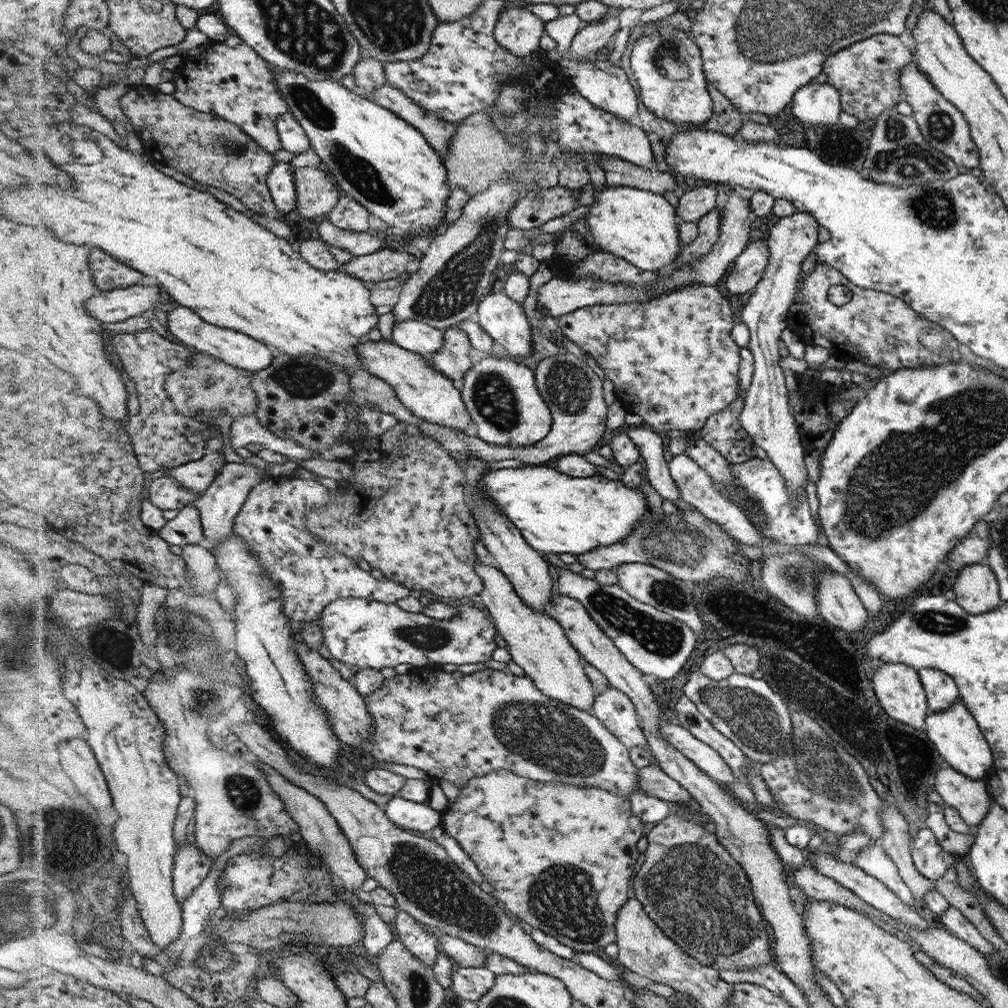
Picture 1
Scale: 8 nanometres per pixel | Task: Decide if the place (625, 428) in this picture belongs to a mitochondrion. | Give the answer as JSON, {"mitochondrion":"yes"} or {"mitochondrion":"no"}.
{"mitochondrion":"no"}

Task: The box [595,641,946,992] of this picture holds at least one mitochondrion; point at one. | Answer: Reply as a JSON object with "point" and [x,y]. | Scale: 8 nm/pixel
{"point":[690,875]}

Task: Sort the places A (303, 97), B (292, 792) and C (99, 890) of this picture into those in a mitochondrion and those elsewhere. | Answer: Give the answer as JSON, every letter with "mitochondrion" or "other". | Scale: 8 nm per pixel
{"A":"mitochondrion","B":"other","C":"mitochondrion"}

